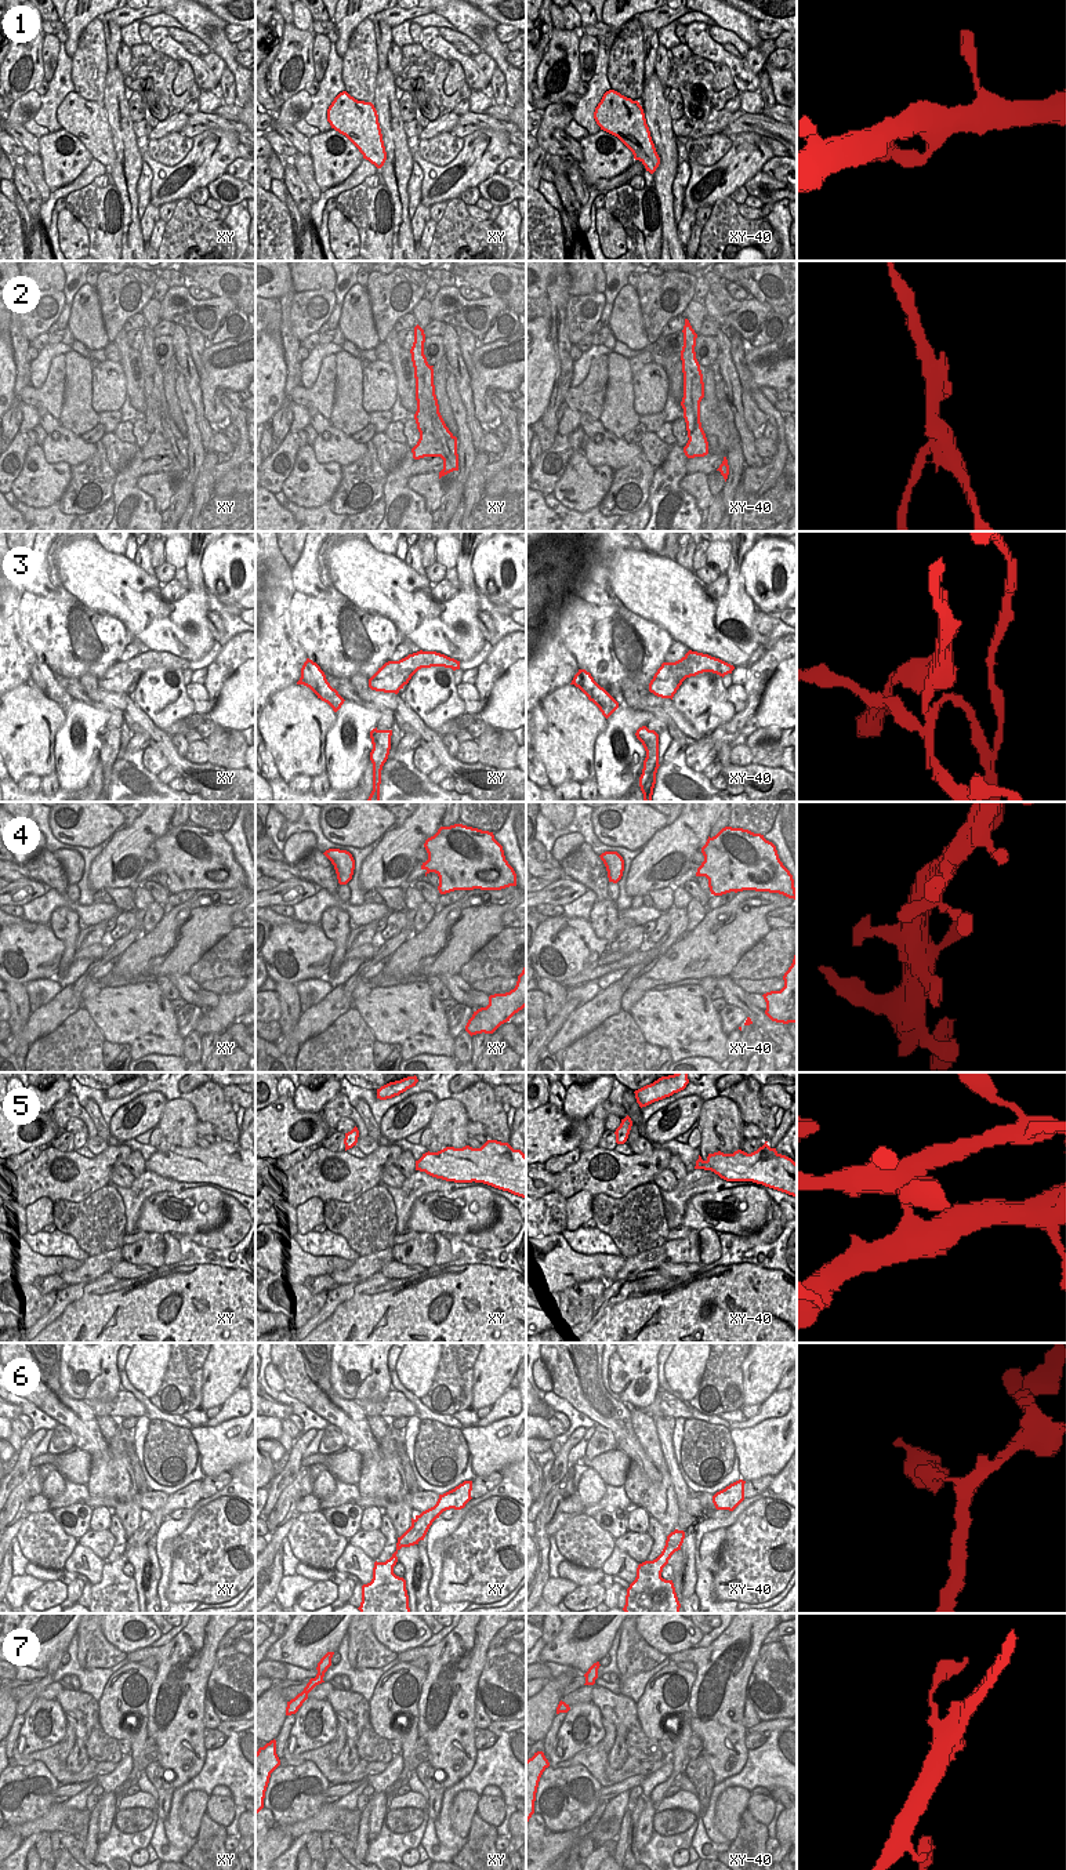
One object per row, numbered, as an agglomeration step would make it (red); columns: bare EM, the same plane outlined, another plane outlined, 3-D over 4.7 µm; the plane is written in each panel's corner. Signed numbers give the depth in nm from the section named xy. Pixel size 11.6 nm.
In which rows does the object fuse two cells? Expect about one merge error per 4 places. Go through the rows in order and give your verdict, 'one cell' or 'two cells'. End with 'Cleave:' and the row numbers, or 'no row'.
1: one cell
2: two cells
3: two cells
4: one cell
5: one cell
6: one cell
7: one cell
Cleave: 2, 3

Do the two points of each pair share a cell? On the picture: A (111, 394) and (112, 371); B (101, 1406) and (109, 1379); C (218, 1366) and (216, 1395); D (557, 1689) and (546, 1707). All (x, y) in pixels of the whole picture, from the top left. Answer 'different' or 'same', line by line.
A: same
B: different
C: same
D: same

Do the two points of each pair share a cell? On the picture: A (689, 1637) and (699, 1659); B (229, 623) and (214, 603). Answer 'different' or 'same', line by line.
A: different
B: same

